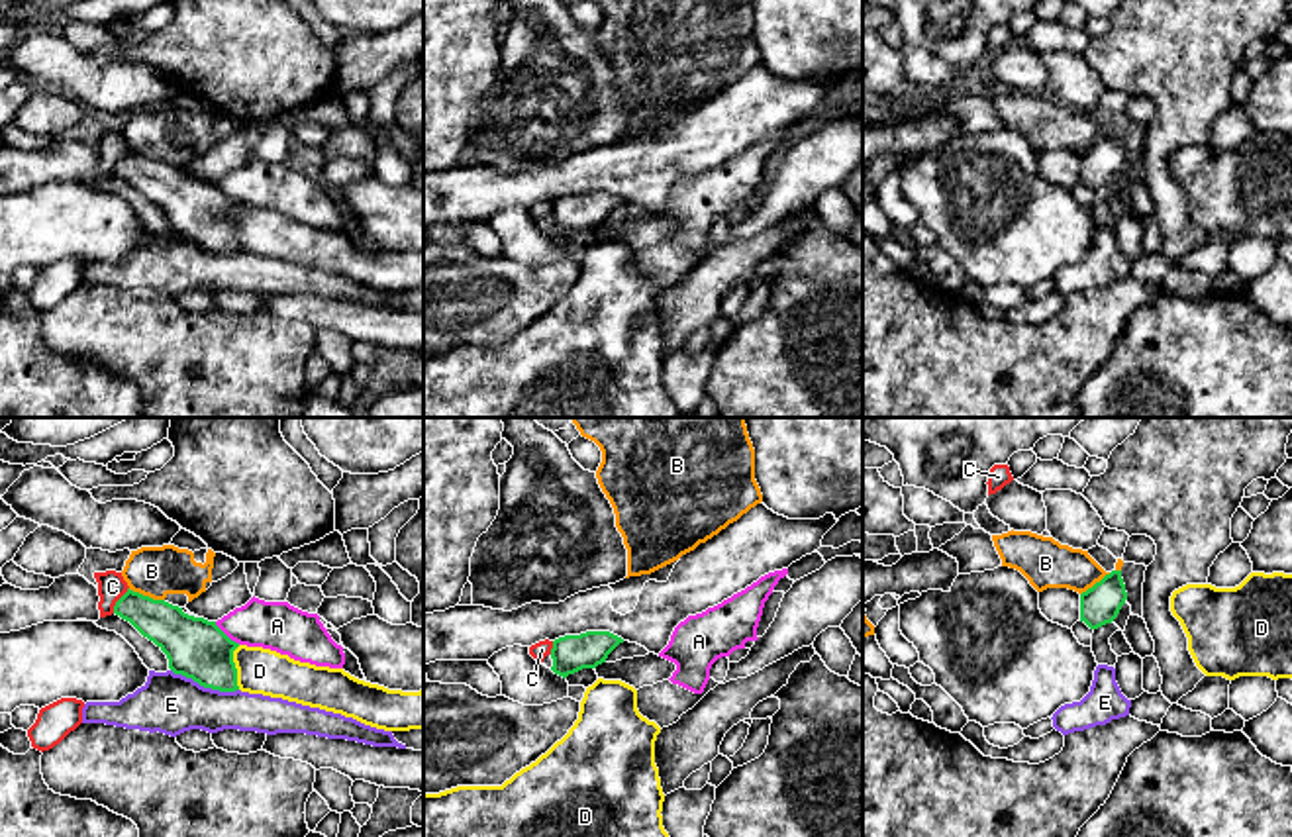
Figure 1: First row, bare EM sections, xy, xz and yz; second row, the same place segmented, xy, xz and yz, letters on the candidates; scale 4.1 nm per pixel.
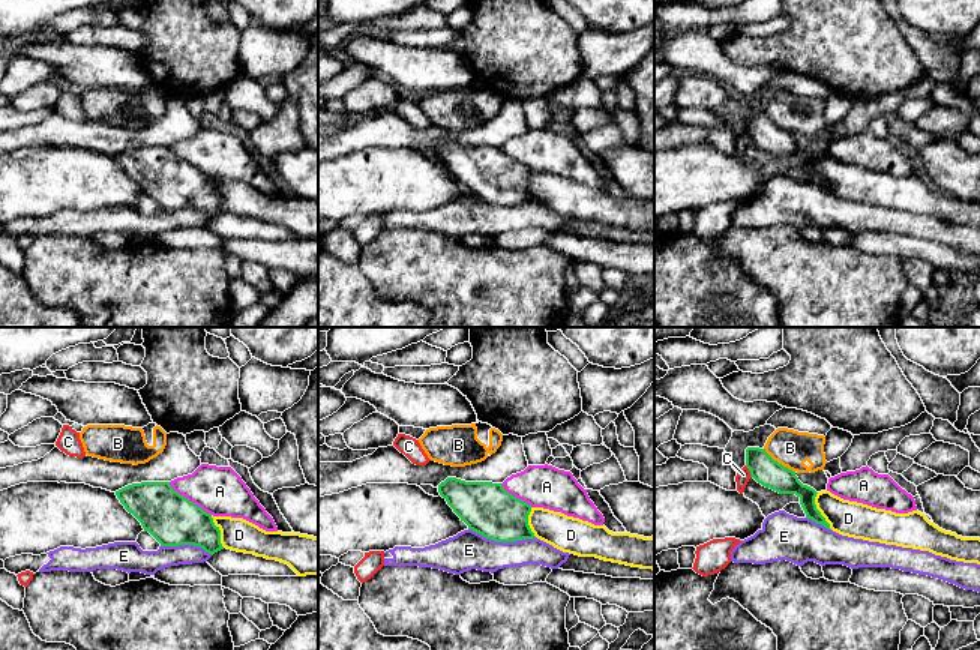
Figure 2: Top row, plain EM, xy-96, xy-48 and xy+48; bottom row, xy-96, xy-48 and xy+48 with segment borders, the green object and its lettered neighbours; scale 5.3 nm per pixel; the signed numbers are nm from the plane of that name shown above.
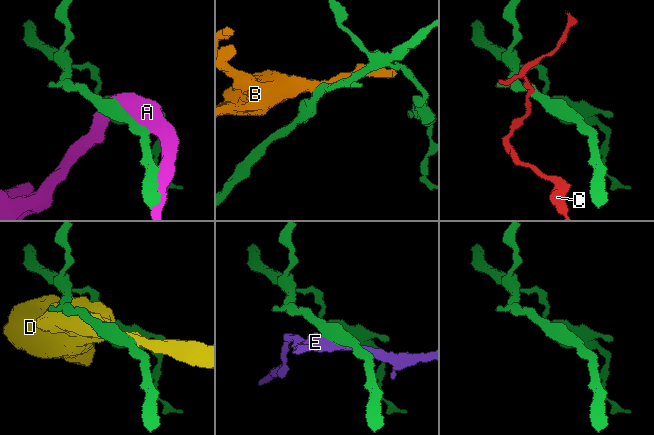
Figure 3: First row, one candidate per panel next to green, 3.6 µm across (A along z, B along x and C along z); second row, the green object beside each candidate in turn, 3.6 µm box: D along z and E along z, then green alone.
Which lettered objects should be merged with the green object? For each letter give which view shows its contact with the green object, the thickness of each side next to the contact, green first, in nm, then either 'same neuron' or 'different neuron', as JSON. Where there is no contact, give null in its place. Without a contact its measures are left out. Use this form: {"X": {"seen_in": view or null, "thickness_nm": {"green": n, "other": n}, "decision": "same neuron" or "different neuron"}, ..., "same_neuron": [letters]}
{"A": {"seen_in": "xy", "thickness_nm": {"green": 240, "other": 200}, "decision": "different neuron"}, "B": {"seen_in": "xy", "thickness_nm": {"green": 200, "other": 200}, "decision": "different neuron"}, "C": {"seen_in": "xy", "thickness_nm": {"green": 180, "other": 110}, "decision": "different neuron"}, "D": {"seen_in": "xy", "thickness_nm": {"green": 240, "other": 190}, "decision": "different neuron"}, "E": {"seen_in": "xy", "thickness_nm": {"green": 240, "other": 240}, "decision": "different neuron"}, "same_neuron": []}

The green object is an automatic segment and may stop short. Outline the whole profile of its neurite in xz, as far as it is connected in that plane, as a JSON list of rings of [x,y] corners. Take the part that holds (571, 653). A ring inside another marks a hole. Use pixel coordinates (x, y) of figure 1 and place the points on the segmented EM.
[[[586,631],[580,635],[565,635],[553,641],[551,670],[563,678],[582,668],[596,668],[606,663],[608,655],[623,643],[610,631]]]

